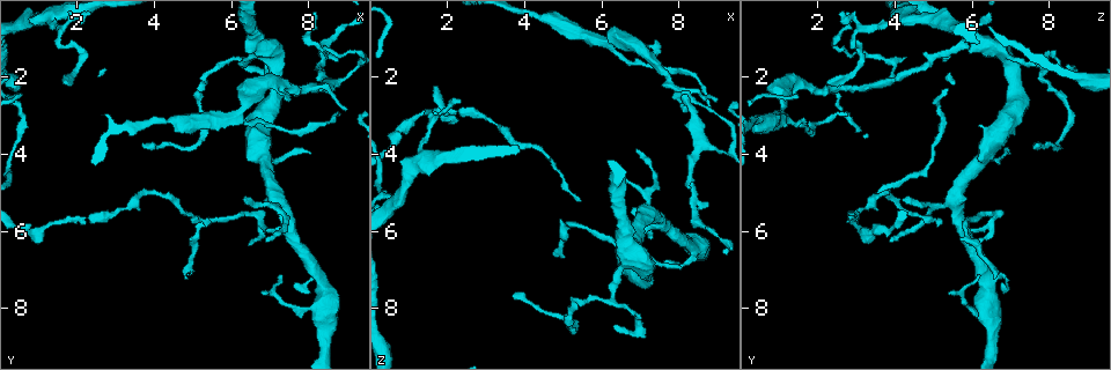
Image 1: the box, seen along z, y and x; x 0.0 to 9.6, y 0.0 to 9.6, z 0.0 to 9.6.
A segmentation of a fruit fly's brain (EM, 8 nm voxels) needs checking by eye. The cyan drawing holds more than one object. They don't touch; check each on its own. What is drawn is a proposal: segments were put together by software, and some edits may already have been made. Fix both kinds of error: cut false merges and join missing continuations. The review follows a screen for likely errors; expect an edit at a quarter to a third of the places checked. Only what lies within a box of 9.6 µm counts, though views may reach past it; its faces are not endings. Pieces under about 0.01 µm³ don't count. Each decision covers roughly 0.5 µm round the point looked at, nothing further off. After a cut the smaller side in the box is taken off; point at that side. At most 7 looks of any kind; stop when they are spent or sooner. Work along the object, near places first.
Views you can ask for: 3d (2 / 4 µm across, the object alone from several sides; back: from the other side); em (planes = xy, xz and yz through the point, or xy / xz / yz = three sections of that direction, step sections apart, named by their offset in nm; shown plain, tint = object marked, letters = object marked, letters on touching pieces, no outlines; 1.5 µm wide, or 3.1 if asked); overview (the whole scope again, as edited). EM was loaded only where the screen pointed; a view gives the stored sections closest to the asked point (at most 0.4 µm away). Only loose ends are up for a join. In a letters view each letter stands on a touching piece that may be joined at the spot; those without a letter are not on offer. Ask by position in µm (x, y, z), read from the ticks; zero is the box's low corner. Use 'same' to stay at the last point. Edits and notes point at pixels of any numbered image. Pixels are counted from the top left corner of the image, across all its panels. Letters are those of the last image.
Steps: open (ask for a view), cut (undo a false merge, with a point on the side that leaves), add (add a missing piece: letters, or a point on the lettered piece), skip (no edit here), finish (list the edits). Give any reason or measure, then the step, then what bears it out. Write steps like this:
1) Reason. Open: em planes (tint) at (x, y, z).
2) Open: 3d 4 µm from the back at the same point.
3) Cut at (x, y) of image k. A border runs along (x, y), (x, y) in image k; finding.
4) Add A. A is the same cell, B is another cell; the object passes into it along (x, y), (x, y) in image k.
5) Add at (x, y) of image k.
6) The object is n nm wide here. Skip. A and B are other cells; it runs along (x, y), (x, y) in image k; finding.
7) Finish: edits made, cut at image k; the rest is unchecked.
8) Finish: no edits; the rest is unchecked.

Sudden change in width. Open: em xy step 8 (tint) at (8.40, 7.20, 6.65).

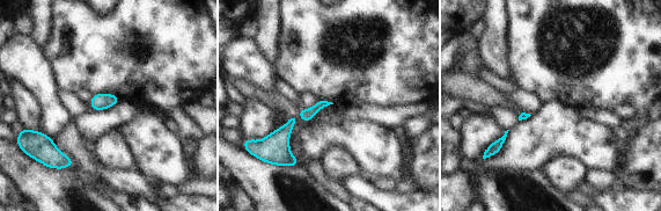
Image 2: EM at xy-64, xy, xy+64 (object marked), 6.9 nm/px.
Cut it another way. Open: em planes (tint) at the same point.

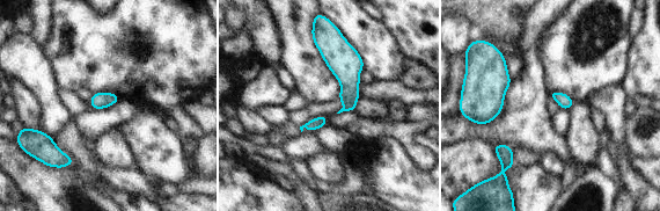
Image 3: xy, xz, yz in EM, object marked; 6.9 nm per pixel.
Open: em planes (letters) at the same point.

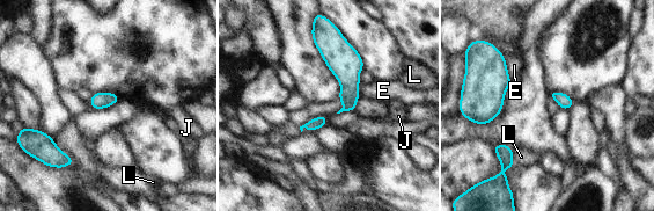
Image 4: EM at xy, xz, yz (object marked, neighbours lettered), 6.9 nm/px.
The longest contact is with E, 160 nm. Skip. E, J and L are other cells; continuous, no second neuron.

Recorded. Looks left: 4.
Free end. Open: 3d 4 µm at (8.75, 1.60, 5.35).

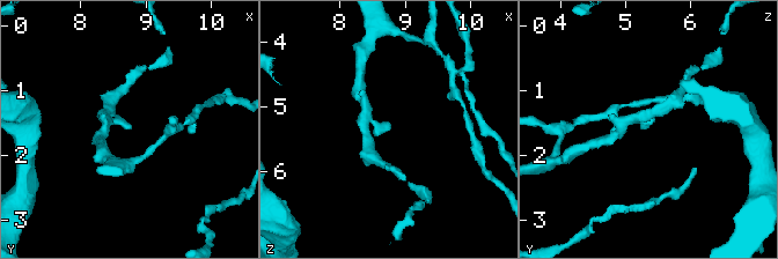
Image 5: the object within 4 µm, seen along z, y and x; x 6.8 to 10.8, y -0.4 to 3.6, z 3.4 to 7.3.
Now the EM. Open: em xz step 4 (letters) at (8.75, 1.55, 5.35).

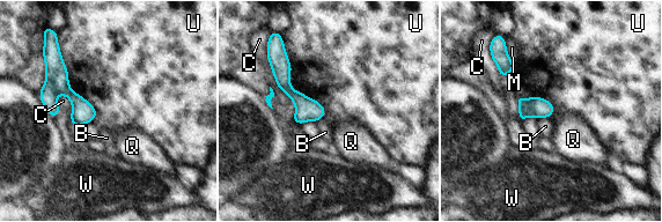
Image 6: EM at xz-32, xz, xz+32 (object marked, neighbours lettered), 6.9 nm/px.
Another direction. Open: em planes (letters) at the same point.

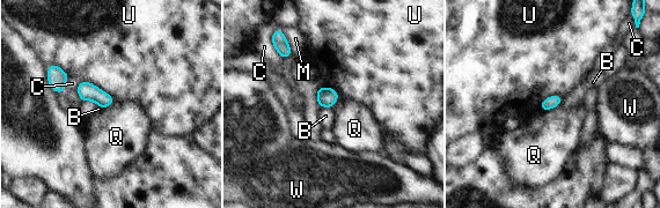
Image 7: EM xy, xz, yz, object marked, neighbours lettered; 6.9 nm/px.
Skip. B, C, M, Q, U and W are other cells; a border runs along (560, 103), (542, 111) in image 7; none of them fits.

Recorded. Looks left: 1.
Finish: no edits; the rest is unchecked.

